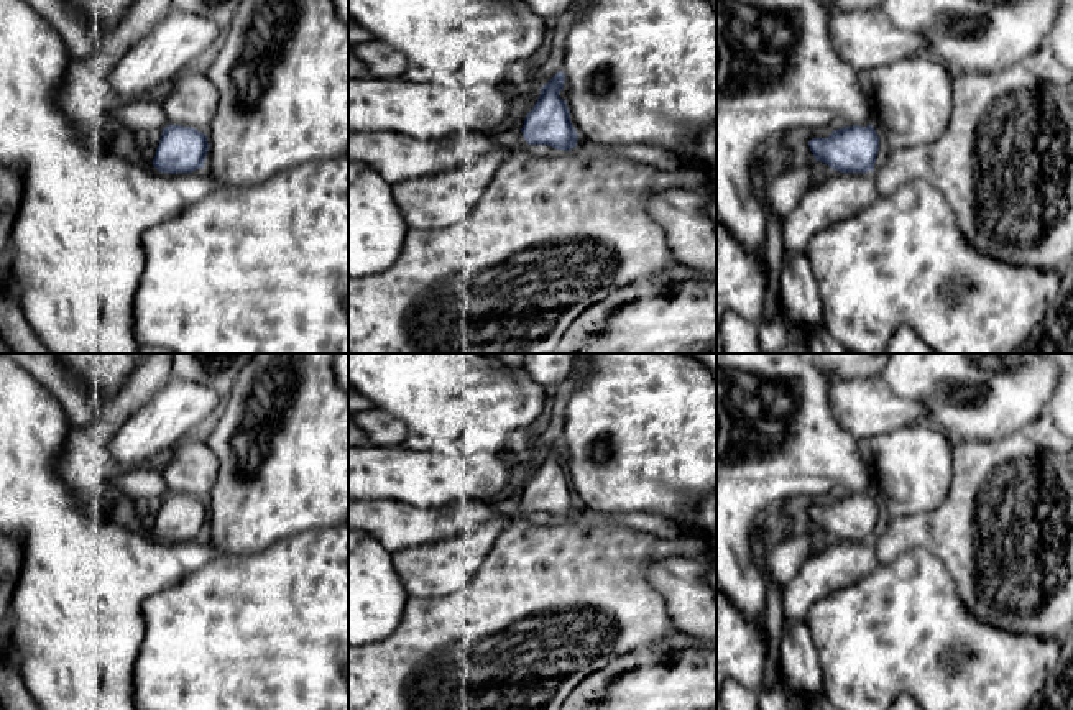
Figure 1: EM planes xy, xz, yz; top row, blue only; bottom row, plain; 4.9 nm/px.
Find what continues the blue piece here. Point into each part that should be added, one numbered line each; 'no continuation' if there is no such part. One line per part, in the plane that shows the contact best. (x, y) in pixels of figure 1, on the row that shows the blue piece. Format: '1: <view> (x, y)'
1: xz (549, 237)

